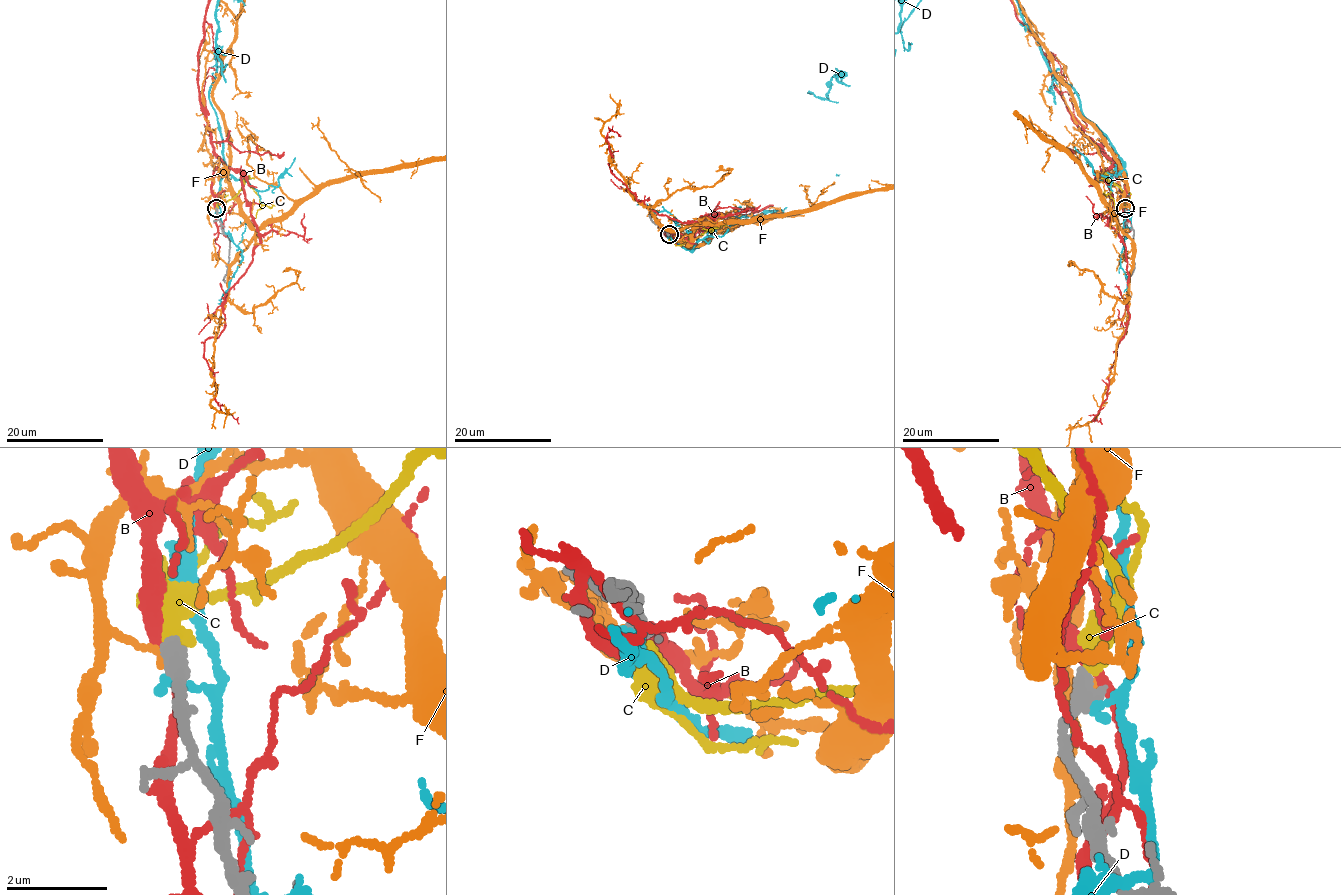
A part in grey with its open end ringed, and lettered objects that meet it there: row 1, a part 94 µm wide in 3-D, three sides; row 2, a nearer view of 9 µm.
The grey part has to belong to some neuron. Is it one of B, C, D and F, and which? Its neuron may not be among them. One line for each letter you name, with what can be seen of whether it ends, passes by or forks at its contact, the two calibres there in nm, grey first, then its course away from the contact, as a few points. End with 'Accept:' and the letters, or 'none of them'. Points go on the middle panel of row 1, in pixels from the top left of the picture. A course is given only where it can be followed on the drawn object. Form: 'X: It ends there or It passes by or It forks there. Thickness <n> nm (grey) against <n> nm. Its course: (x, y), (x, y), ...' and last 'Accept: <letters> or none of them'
C: It ends there. Thickness 320 nm (grey) against 420 nm. Its course: (669, 235), (674, 241), (691, 240), (708, 230), (715, 232), (713, 228), (701, 228)
Accept: C

